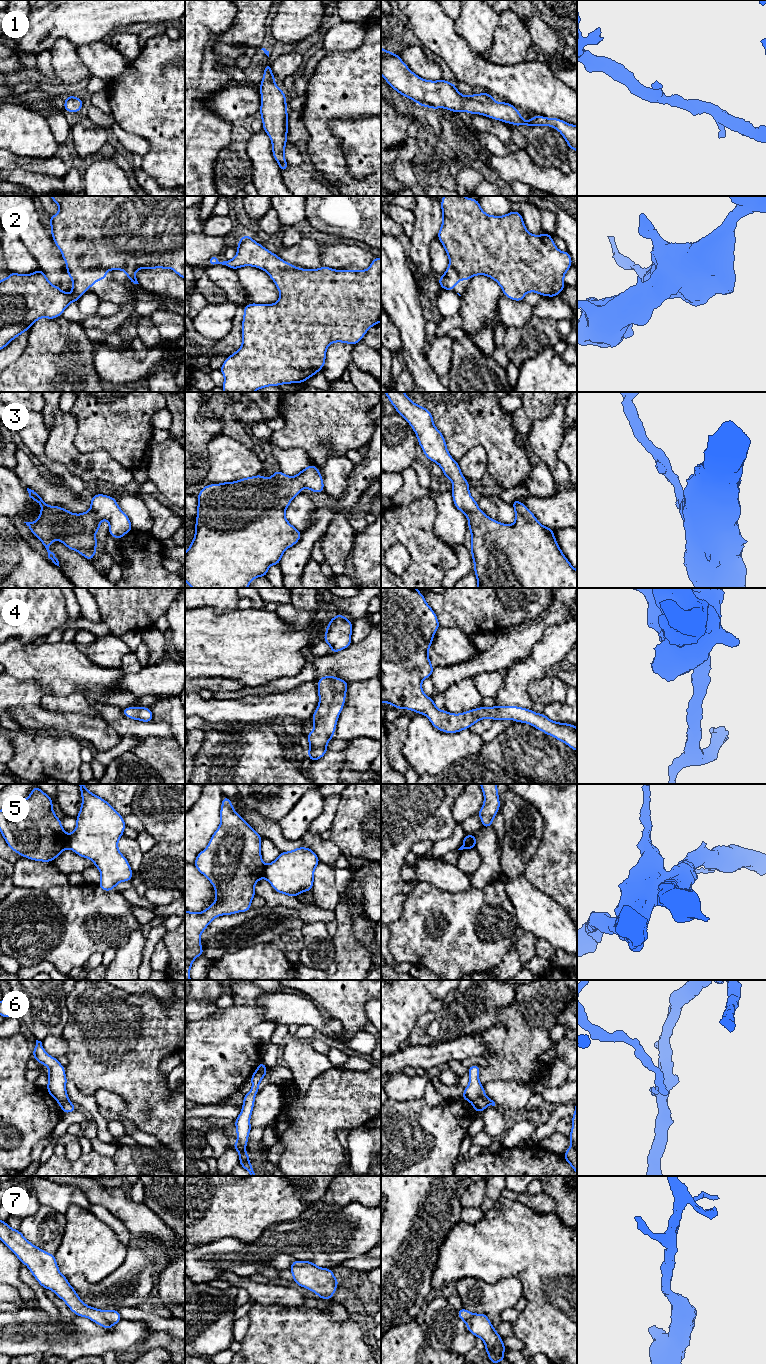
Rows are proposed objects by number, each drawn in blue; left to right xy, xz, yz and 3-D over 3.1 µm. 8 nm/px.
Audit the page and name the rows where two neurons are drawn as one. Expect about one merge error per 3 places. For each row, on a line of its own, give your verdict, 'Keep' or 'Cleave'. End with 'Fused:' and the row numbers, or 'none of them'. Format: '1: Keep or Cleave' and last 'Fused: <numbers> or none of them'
1: Keep
2: Keep
3: Keep
4: Keep
5: Cleave
6: Cleave
7: Keep
Fused: 5, 6

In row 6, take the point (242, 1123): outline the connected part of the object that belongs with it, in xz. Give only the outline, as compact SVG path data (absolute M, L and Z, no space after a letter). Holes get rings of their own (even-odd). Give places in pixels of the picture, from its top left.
M267 1069L264 1072L257 1072L250 1078L252 1082L251 1090L244 1095L243 1106L241 1113L235 1119L235 1127L237 1132L237 1141L233 1144L233 1148L239 1153L239 1164L250 1173L250 1176L257 1176L254 1173L254 1169L250 1163L249 1155L245 1151L248 1143L248 1136L252 1129L250 1125L250 1117L253 1112L255 1096L259 1091L259 1084L266 1076Z

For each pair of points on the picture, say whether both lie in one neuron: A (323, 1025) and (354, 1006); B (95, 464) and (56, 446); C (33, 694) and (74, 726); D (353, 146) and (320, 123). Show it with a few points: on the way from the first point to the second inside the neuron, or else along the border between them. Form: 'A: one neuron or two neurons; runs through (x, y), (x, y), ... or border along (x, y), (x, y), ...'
A: two neurons; border along (328, 1016), (337, 1019), (341, 1023), (346, 1039)
B: one neuron; runs through (85, 464), (82, 464), (66, 453)
C: one neuron; runs through (34, 707), (50, 723), (61, 723)
D: two neurons; border along (346, 113), (329, 121), (329, 132), (342, 149)

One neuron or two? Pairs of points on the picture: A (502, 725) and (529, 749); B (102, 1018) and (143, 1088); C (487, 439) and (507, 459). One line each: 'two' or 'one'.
A: two
B: one
C: one

